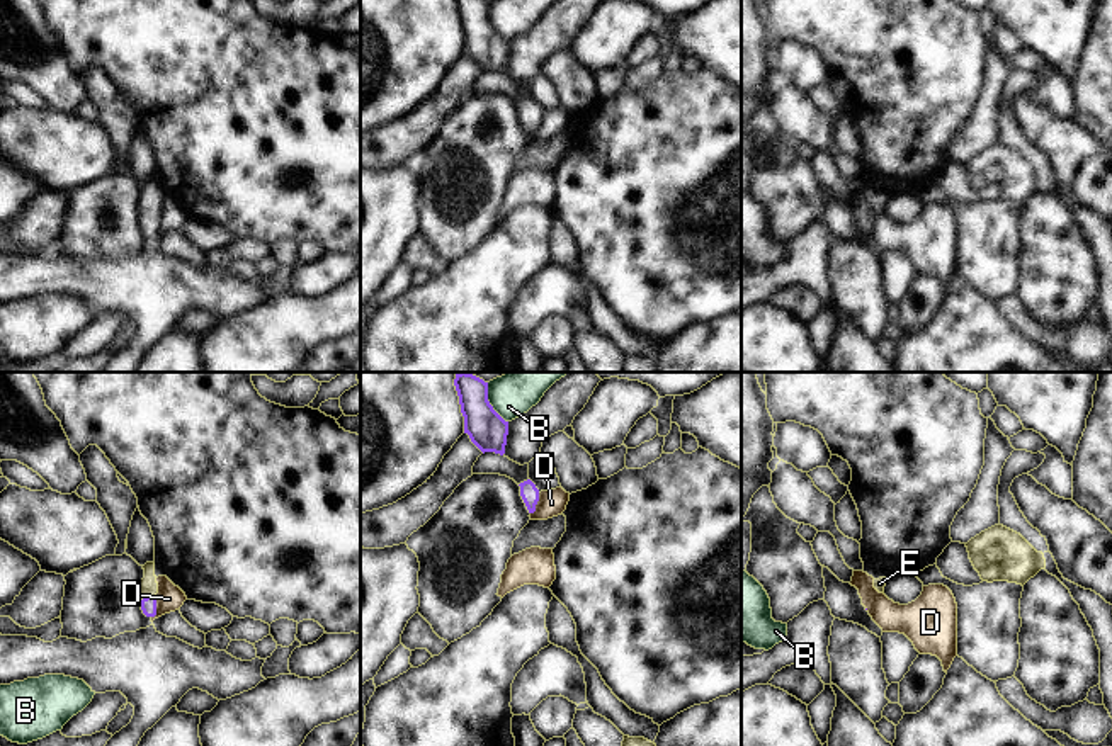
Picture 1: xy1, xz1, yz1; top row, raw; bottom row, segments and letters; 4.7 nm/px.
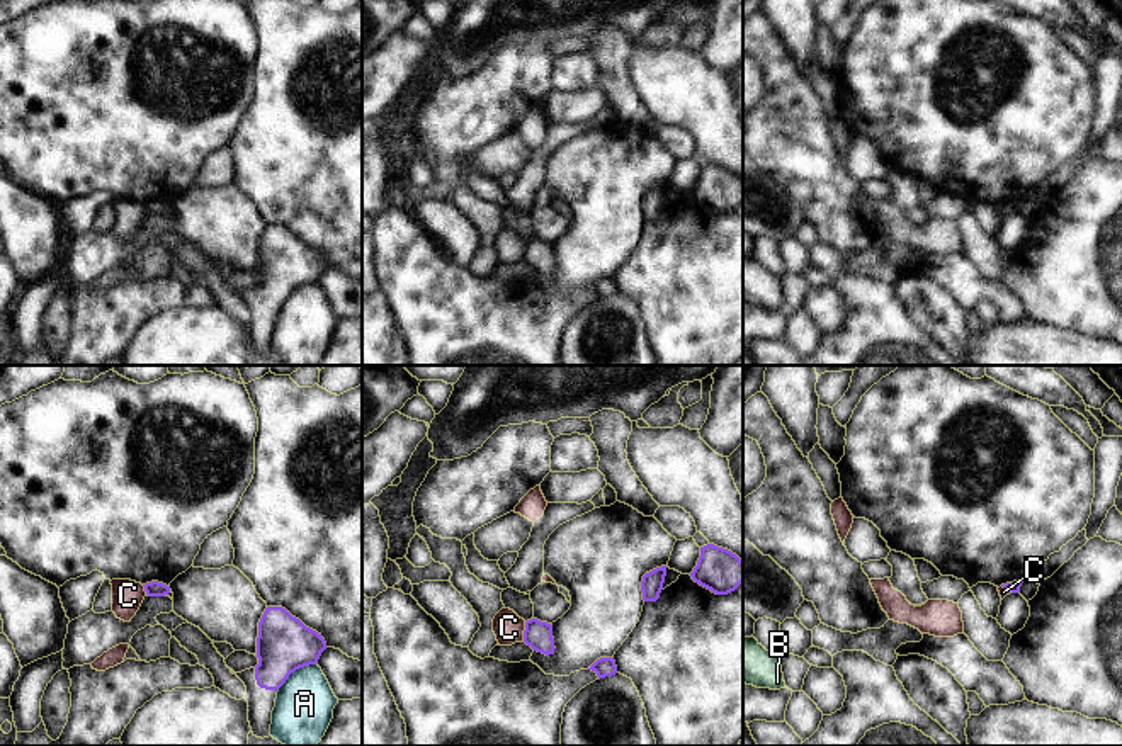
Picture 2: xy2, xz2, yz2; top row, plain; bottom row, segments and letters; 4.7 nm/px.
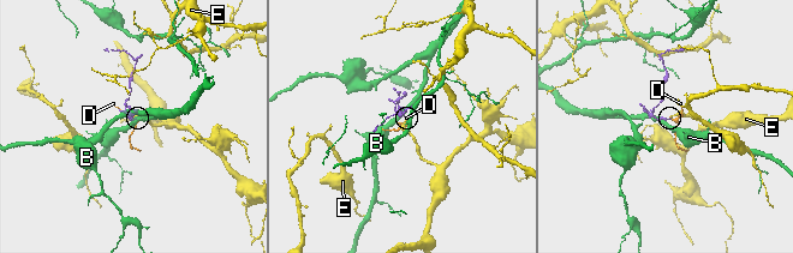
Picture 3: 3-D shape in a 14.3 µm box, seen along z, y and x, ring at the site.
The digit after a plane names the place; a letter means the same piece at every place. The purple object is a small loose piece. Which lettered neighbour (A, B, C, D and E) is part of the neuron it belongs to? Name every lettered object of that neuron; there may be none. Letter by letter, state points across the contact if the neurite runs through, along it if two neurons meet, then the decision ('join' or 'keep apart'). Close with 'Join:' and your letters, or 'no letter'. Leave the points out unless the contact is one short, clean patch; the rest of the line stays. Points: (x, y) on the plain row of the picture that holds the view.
A: along xy2 (315, 282), (296, 288), (277, 308) | keep apart
B: along xz1 (487, 2), (488, 22), (507, 41) | keep apart
C: along xz2 (526, 242), (522, 259) | keep apart
D: along xy1 (157, 216), (157, 231), (152, 237) | keep apart
E: across xy1 (148, 225), (148, 216), (148, 206) | join
Join: E

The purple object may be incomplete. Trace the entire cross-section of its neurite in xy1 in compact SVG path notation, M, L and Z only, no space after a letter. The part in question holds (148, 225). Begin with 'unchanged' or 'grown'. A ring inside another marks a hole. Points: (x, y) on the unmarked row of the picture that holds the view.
grown | M146 182L143 189L145 189L145 197L138 204L138 211L143 216L139 224L146 236L155 236L156 235L156 212L158 212L155 182Z

